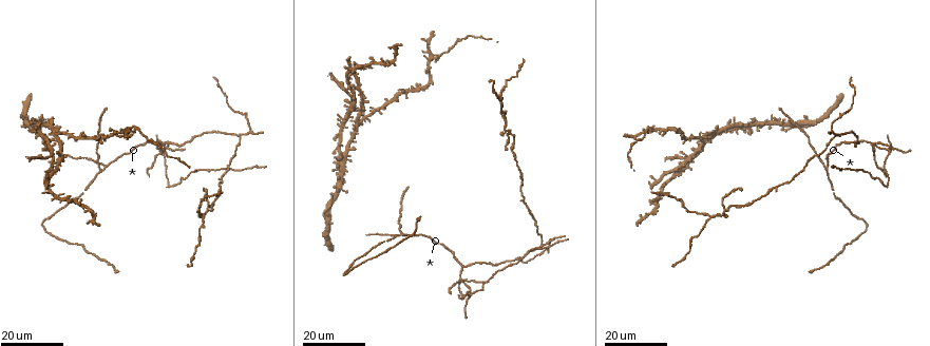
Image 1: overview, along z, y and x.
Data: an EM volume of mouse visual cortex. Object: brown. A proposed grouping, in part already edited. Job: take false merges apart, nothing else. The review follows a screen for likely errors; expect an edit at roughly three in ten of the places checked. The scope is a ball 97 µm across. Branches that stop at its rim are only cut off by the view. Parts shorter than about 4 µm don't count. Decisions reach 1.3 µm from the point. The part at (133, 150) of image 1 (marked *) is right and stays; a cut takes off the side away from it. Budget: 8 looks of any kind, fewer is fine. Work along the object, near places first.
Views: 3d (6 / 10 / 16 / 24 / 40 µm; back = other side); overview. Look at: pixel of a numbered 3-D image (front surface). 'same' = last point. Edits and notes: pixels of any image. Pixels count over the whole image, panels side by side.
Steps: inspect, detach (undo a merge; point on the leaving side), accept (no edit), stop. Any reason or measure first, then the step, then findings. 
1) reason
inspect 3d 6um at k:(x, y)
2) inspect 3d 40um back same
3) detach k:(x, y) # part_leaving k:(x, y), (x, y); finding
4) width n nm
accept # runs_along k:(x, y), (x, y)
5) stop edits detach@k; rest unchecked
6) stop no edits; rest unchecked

four or more arms meet
inspect 3d 16um at 1:(872, 141)

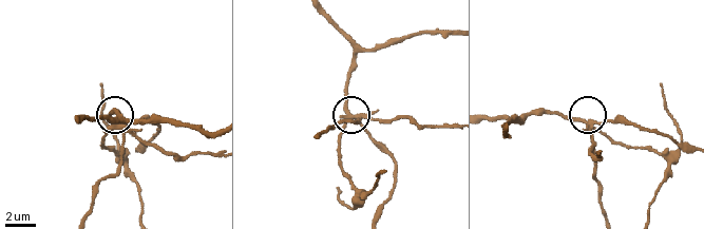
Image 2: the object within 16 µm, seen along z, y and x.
zoom in
inspect 3d 6um at 2:(590, 126)

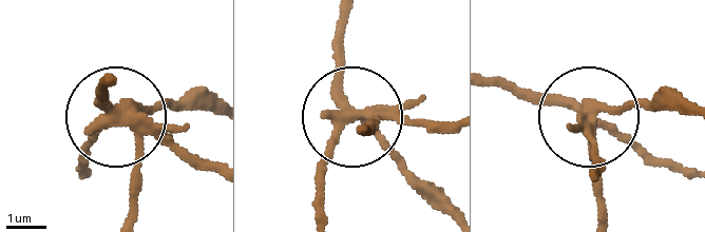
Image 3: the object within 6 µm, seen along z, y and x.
inspect 3d 6um back at 3:(359, 116)

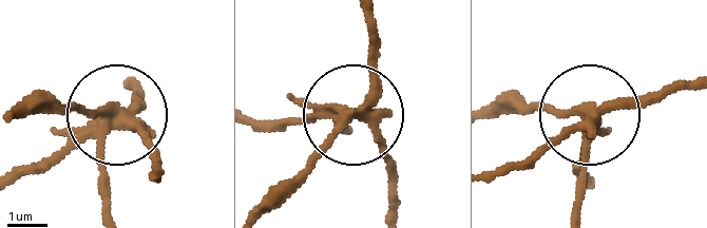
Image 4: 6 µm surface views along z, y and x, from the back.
side_arm 16 um
detach 4:(58, 152) # part_leaving 4:(119, 125), (150, 148), (150, 172); a second neuron is stuck on

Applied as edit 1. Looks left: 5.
inspect overview

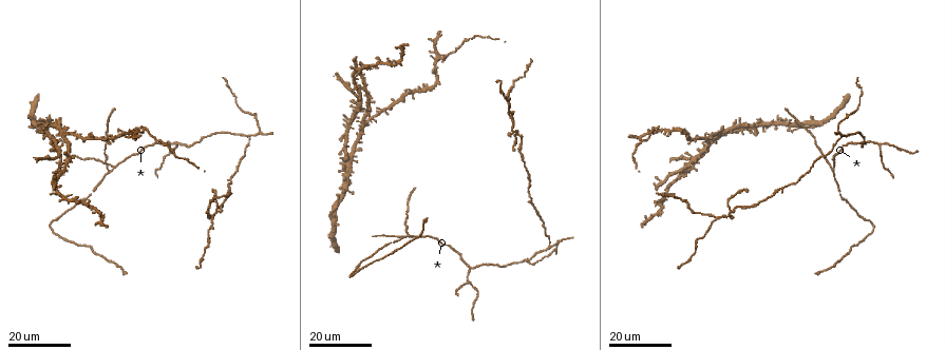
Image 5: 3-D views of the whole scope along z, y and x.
branch point
inspect 3d 24um at 5:(172, 144)

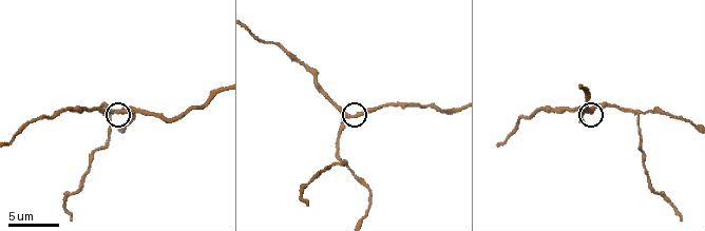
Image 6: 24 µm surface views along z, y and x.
inspect 3d 10um at 6:(109, 108)

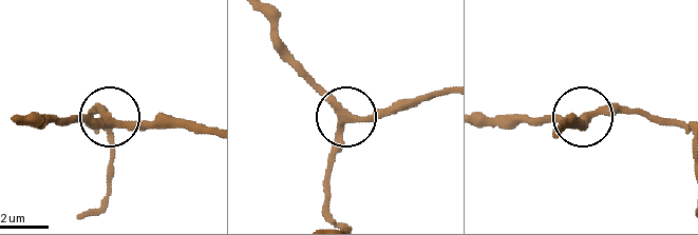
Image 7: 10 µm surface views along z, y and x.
width 300 nm
accept # runs_along 7:(266, 20), (279, 50), (343, 117), (329, 169); one neuron here

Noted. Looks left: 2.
branch point
inspect 3d 16um at 5:(549, 244)

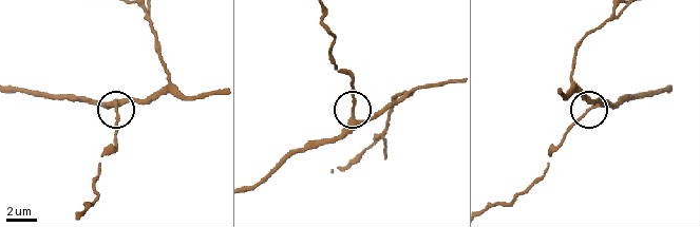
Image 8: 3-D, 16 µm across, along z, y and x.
inspect 3d 10um at 8:(354, 120)

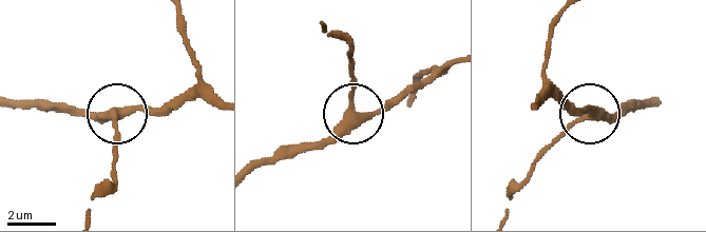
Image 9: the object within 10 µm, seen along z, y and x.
width 340 nm
accept # one neuron here

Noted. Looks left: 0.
stop edits detach@4; rest unchecked

